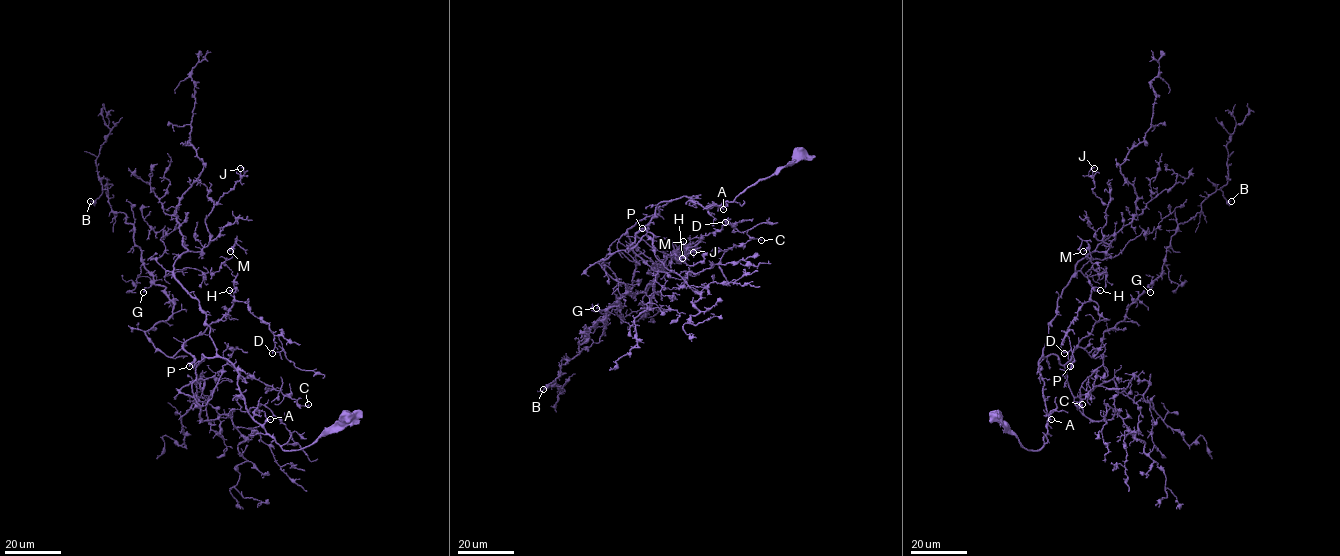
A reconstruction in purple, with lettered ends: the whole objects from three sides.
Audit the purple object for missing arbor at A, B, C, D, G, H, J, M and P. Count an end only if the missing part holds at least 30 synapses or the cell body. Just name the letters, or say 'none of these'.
none of these

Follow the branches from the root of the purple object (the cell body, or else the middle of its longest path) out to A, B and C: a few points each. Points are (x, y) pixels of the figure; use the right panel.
A: (995, 416), (1005, 422), (1022, 446), (1033, 451), (1043, 446), (1048, 421), (1051, 419)
B: (995, 416), (1038, 451), (1040, 359), (1092, 357), (1161, 273), (1177, 226), (1217, 189), (1231, 201)
C: (995, 416), (1025, 448), (1043, 446), (1038, 363), (1050, 354), (1077, 405), (1083, 381), (1106, 368), (1082, 404)

